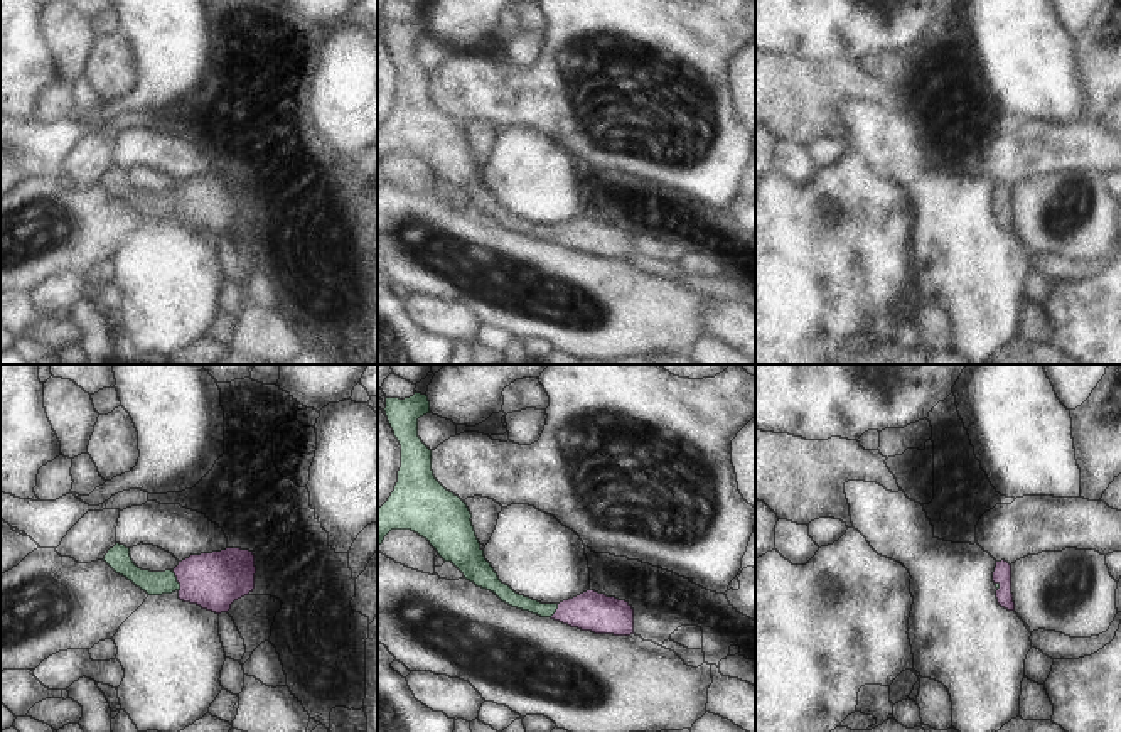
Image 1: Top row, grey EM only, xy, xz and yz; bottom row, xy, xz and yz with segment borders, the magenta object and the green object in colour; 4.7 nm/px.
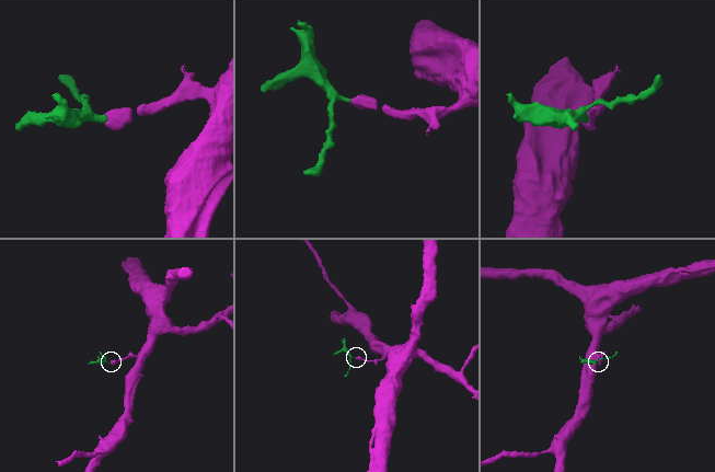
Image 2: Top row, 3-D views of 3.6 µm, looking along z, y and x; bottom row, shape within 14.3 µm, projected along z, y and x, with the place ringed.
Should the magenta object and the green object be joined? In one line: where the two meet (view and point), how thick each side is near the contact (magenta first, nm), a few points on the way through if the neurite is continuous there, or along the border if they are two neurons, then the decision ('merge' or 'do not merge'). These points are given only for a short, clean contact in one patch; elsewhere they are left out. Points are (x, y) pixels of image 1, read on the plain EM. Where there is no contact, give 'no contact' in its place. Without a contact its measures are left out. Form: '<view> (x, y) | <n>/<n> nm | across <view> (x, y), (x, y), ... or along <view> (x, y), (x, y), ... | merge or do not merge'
xy (177, 203) | 280/110 nm | across xy (213, 203), (177, 203), (152, 204) | merge

